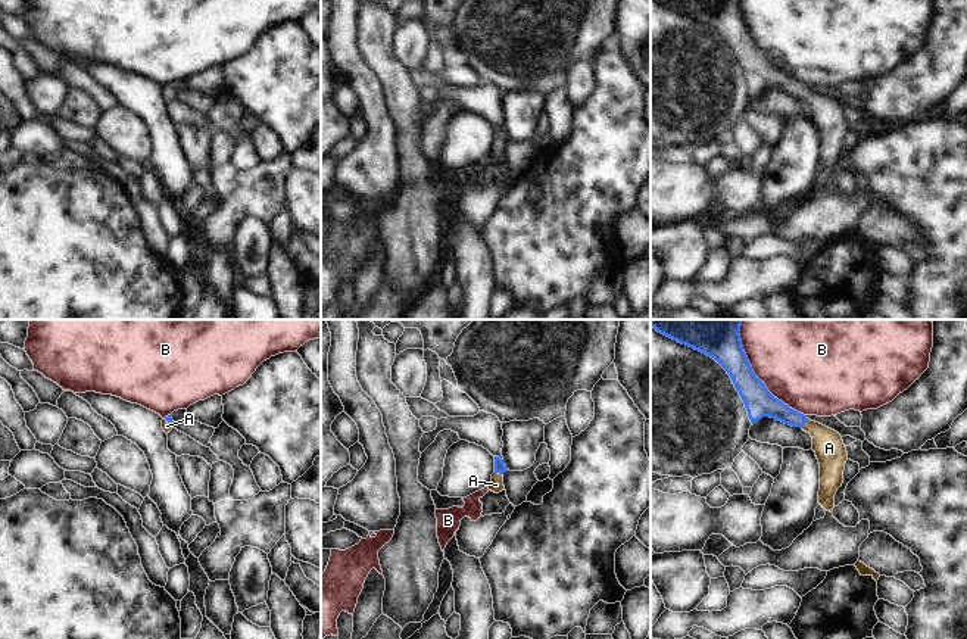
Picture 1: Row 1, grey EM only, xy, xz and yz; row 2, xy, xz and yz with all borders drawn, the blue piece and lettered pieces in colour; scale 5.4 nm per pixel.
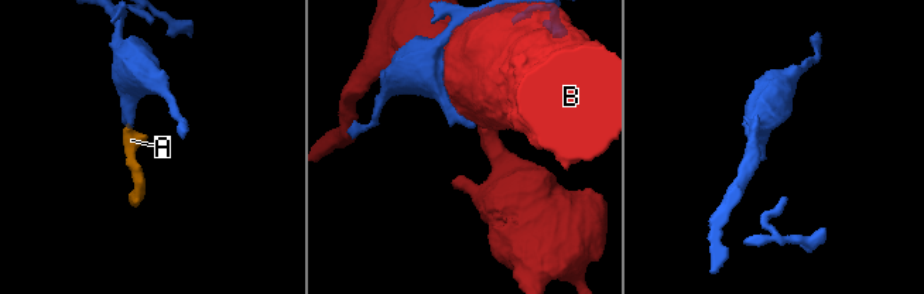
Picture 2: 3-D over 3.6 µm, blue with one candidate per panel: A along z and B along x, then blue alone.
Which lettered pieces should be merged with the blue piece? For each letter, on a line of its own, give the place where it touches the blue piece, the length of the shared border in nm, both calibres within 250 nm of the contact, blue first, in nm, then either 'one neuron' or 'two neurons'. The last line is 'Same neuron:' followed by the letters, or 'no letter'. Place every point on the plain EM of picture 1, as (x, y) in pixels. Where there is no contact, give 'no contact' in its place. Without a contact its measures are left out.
A: contact yz (805, 92); length 60 nm; calibres 140 and 170 nm; one neuron
B: contact yz (758, 49); length 600 nm; calibres 180 and 420 nm; two neurons
Same neuron: A

